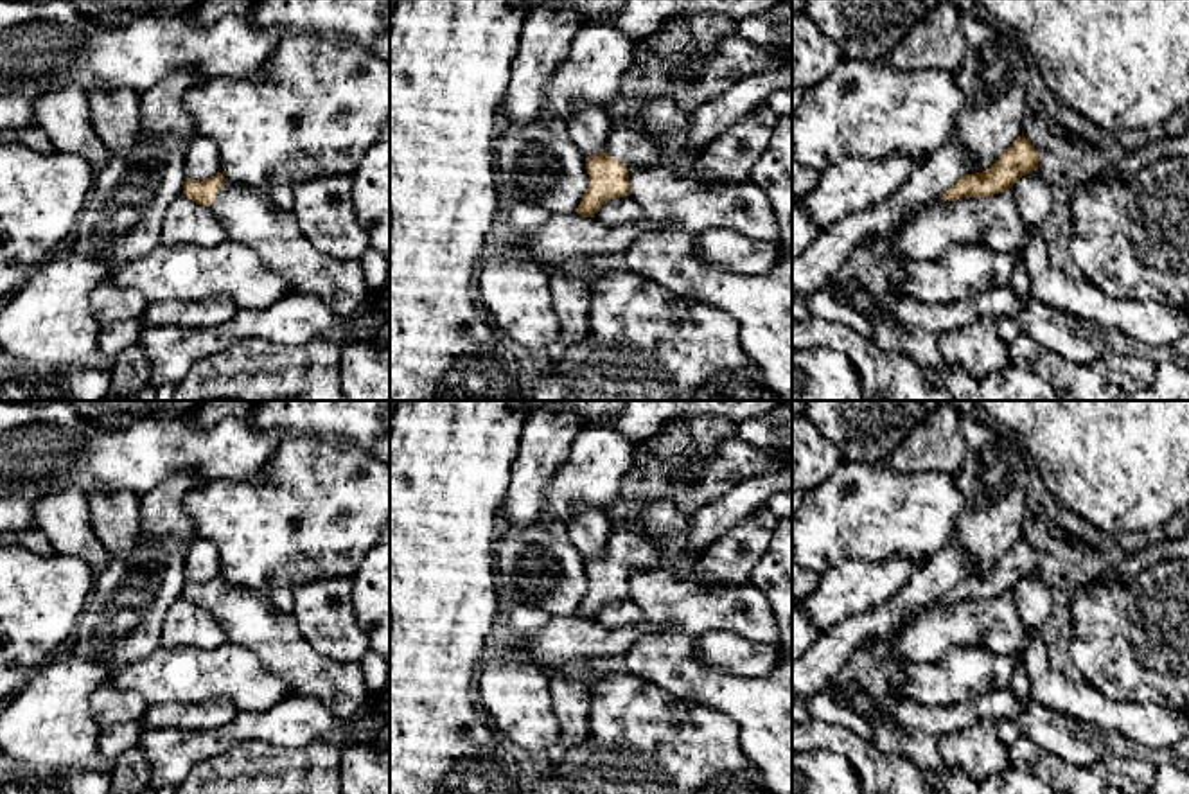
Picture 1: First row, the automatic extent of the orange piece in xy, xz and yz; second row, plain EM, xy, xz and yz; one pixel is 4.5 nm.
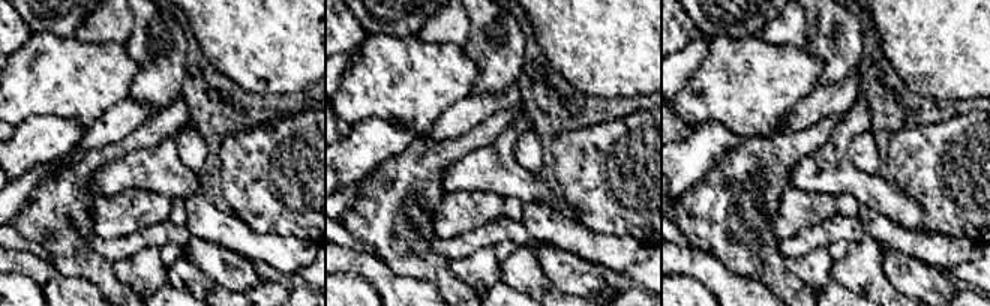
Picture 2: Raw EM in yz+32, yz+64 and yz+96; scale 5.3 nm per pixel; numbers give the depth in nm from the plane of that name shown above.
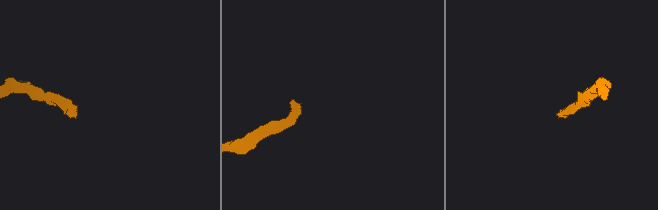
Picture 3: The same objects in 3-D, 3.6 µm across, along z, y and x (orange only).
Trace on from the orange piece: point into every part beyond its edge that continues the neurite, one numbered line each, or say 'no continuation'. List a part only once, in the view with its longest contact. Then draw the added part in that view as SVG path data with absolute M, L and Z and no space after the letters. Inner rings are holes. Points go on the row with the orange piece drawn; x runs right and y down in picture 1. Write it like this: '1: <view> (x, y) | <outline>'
1: xy (248, 216) | M226 180L208 208L228 241L251 248L295 291L318 296L343 322L381 305L379 296L365 287L359 260L343 260L316 250L295 214L277 208L268 190Z

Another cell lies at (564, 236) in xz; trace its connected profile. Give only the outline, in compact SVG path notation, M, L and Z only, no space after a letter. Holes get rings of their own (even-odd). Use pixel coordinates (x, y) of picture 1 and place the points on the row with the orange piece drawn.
M577 212L550 214L535 234L523 235L523 243L515 246L551 268L577 257L625 253L652 226L645 216L629 225L605 226Z

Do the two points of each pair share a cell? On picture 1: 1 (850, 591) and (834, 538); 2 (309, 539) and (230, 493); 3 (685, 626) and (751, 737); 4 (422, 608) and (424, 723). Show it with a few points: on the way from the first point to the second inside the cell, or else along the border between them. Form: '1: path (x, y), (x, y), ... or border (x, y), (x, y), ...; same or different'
1: border (882, 559), (839, 561), (821, 575); different
2: path (290, 530), (286, 527), (264, 527), (250, 512); same
3: path (685, 652), (685, 660), (735, 710); same
4: path (422, 636), (422, 694); same

